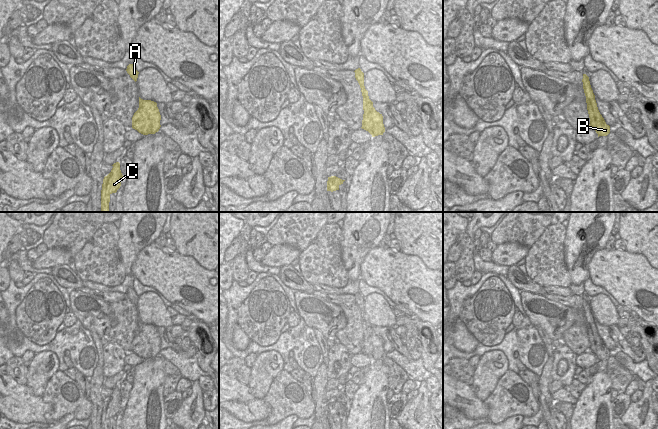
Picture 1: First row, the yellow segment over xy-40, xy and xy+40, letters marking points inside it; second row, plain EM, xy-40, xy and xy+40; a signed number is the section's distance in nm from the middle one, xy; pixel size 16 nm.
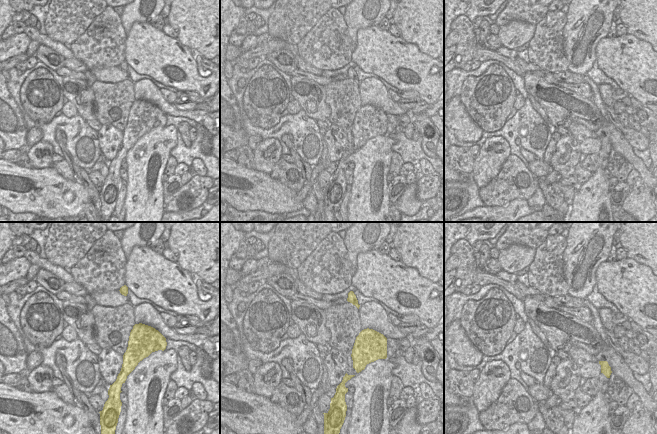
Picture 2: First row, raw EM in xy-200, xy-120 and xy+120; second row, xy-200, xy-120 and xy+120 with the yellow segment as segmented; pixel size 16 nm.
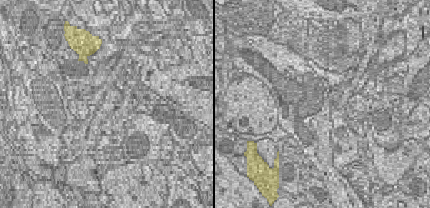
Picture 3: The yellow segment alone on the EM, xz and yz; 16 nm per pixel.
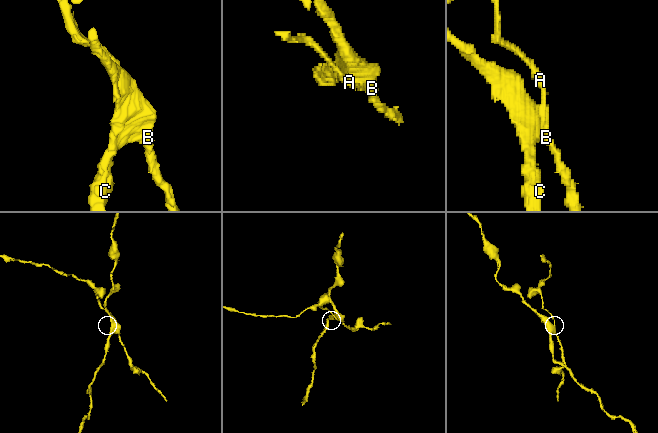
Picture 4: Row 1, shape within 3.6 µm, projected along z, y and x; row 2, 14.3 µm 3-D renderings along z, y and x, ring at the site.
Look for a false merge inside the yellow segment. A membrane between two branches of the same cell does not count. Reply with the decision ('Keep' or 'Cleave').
Cleave

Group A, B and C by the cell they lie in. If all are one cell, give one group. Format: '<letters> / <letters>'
A B / C

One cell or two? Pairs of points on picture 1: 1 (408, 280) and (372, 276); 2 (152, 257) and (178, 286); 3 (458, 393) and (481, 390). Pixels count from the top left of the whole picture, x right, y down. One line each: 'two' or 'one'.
1: one
2: one
3: two

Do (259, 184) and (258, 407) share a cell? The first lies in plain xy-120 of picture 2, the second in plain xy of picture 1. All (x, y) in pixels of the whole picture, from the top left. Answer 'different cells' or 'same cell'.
same cell

